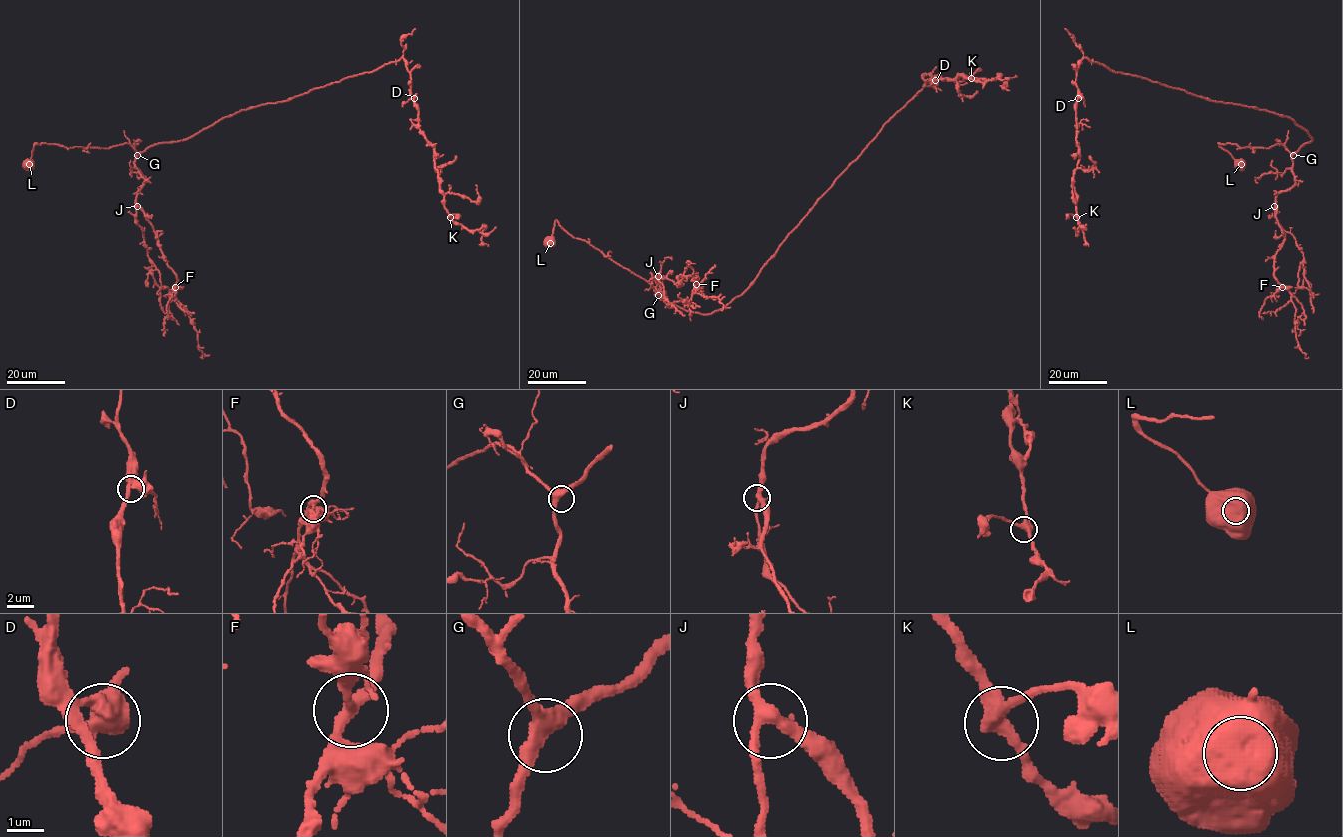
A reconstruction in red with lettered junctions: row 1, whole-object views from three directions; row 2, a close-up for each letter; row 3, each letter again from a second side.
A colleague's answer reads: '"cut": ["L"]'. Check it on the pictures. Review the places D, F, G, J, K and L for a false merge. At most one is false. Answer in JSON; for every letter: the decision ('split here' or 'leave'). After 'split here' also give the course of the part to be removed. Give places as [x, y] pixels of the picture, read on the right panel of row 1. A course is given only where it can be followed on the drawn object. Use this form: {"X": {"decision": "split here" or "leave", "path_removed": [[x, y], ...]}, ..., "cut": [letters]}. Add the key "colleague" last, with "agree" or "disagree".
{"D": {"decision": "leave"}, "F": {"decision": "leave"}, "G": {"decision": "leave"}, "J": {"decision": "leave"}, "K": {"decision": "leave"}, "L": {"decision": "leave"}, "cut": [], "colleague": "disagree"}

